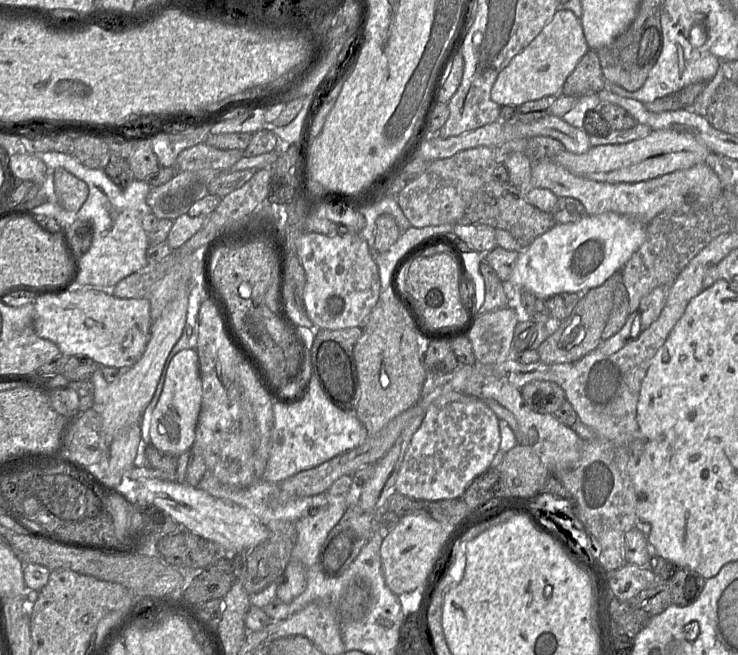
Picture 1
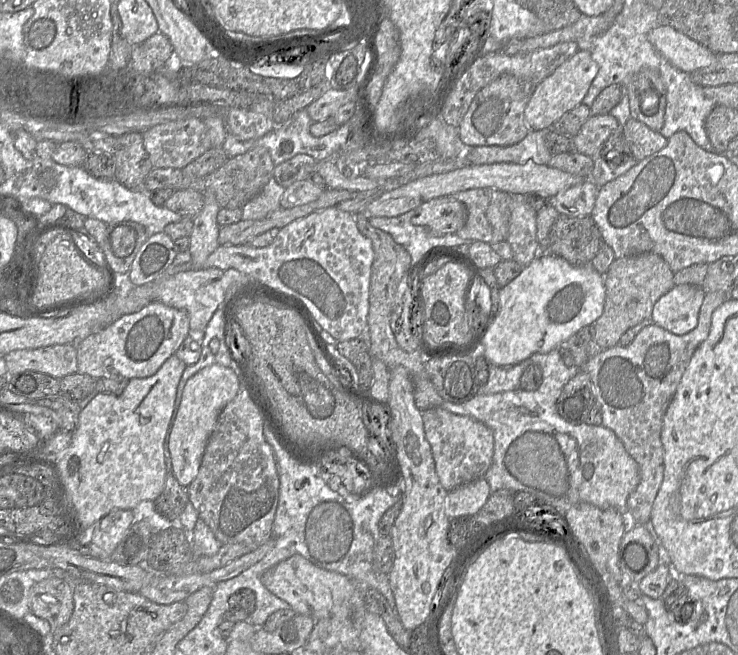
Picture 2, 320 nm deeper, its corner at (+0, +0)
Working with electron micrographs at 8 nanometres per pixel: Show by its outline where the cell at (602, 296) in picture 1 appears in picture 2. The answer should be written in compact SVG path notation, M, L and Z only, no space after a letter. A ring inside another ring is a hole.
M655 253L616 258L604 274L605 304L602 315L593 324L593 340L603 349L616 346L629 328L651 317L658 299L675 286L673 278L670 266Z

